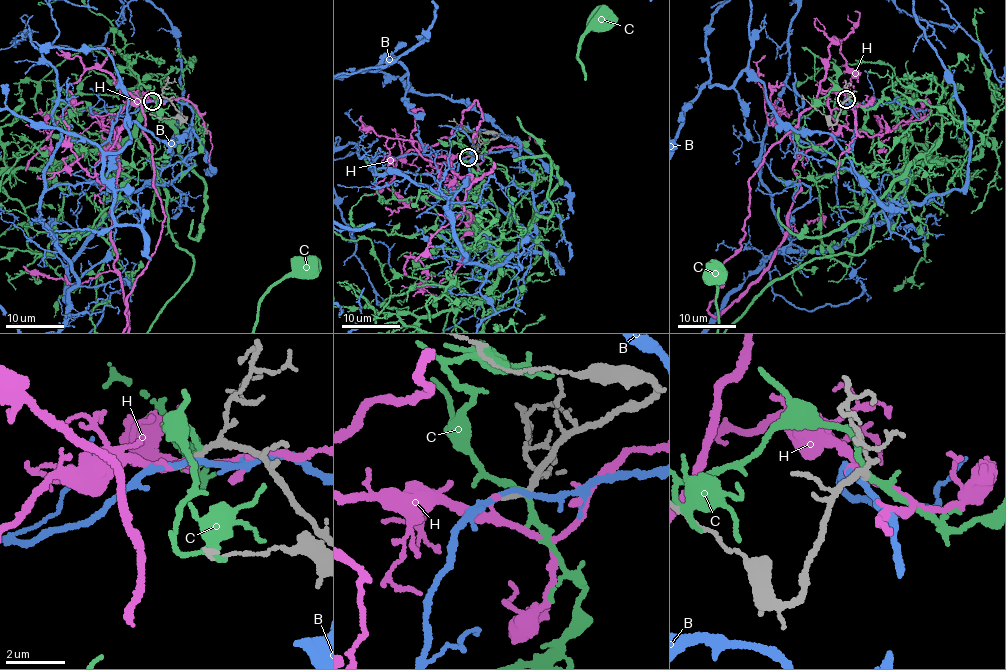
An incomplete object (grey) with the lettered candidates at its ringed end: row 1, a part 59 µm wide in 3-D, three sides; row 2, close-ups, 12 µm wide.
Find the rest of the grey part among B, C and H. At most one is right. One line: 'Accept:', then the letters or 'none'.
Accept: none

